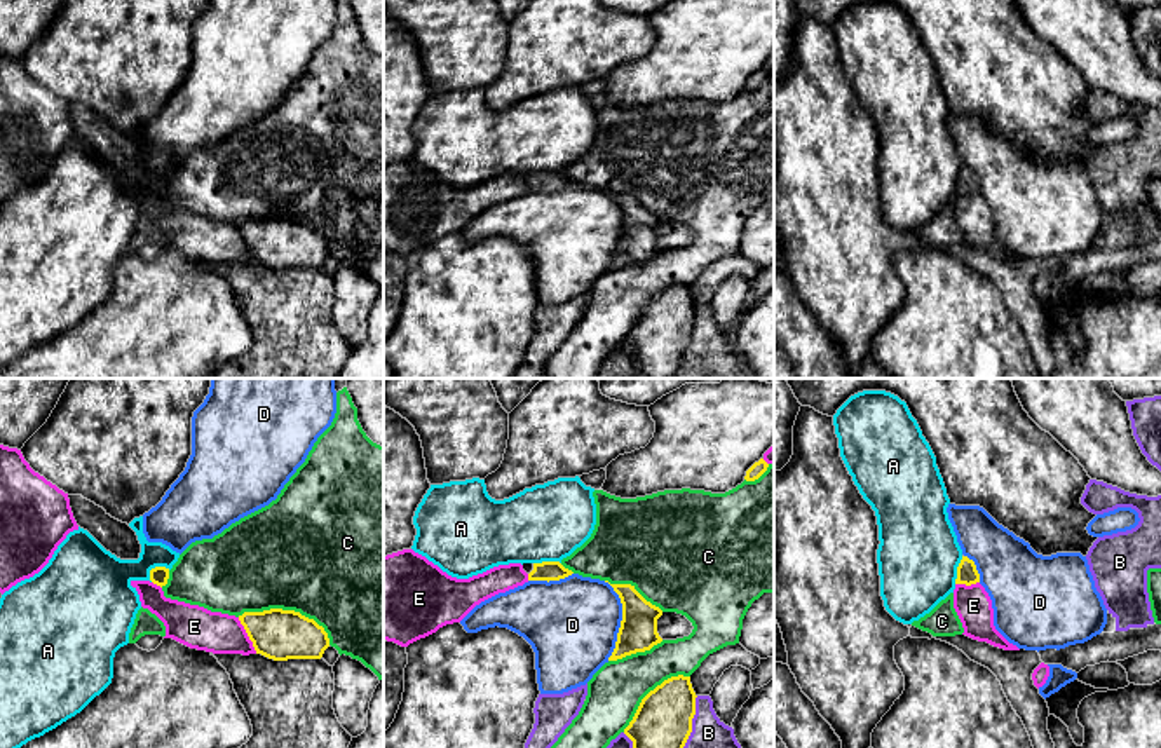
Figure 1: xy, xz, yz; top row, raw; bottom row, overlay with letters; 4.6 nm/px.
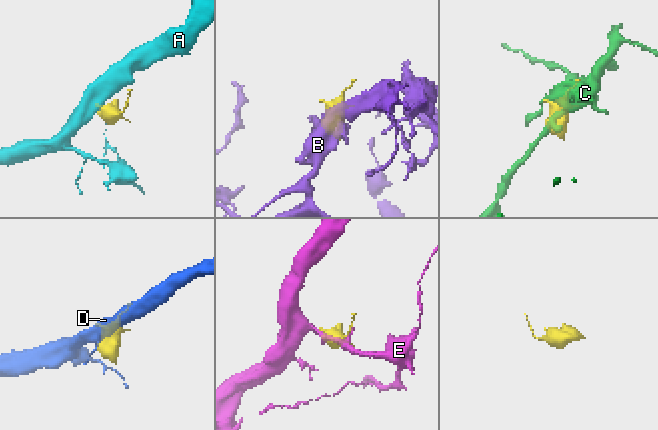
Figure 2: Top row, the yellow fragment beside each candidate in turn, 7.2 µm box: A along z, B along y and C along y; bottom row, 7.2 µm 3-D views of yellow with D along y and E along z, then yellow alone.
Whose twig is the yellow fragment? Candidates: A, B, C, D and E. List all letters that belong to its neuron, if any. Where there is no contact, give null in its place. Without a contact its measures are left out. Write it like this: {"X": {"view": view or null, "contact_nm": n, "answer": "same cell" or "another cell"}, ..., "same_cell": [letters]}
{"A": {"view": "xy", "contact_nm": 120, "answer": "another cell"}, "B": {"view": "xz", "contact_nm": 260, "answer": "another cell"}, "C": {"view": "xy", "contact_nm": 460, "answer": "another cell"}, "D": {"view": "xz", "contact_nm": 360, "answer": "another cell"}, "E": {"view": "xy", "contact_nm": 190, "answer": "another cell"}, "same_cell": []}

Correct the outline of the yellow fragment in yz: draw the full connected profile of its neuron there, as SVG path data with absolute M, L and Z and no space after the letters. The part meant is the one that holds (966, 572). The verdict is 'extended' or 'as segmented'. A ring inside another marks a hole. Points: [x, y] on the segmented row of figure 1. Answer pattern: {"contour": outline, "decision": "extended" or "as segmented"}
{"contour": "M962 556L959 567L957 567L957 579L955 584L976 584L980 582L980 574L976 570L976 565L973 560L969 560L968 556Z", "decision": "as segmented"}

